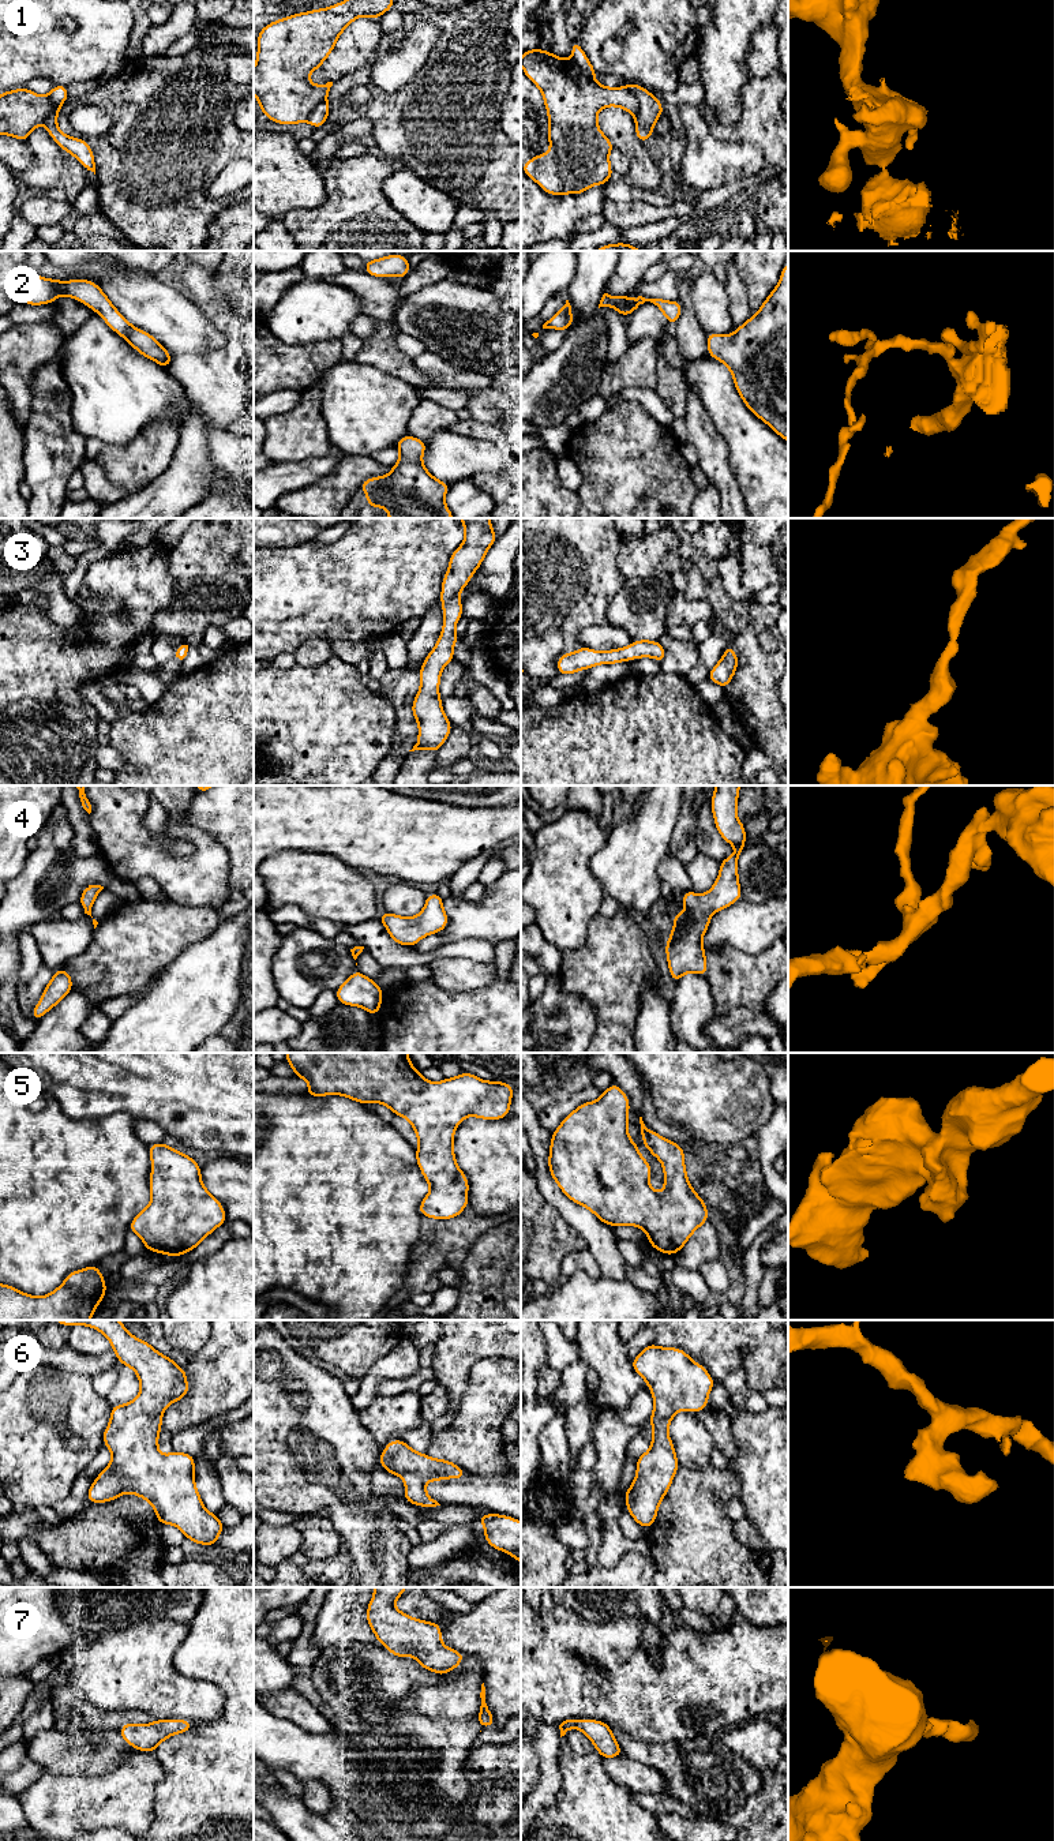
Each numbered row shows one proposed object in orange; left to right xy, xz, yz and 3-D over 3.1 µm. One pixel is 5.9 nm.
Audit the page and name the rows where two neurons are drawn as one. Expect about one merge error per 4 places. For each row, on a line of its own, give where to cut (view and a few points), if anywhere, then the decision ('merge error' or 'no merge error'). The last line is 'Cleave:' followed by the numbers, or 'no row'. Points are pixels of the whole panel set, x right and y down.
1: cut yz (623, 87), (637, 101), (636, 116); merge error
2: cut none; no merge error
3: cut none; no merge error
4: cut none; no merge error
5: cut none; no merge error
6: cut none; no merge error
7: cut none; no merge error
Cleave: 1

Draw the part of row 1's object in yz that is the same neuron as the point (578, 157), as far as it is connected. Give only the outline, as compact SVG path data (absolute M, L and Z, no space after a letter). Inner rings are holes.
M529 49L521 56L522 72L539 87L548 113L551 149L534 155L521 169L549 195L578 195L590 187L604 185L612 176L609 153L614 143L597 125L597 112L605 106L618 106L633 116L638 113L635 95L624 87L605 87L589 78L571 60L564 60L543 49Z

